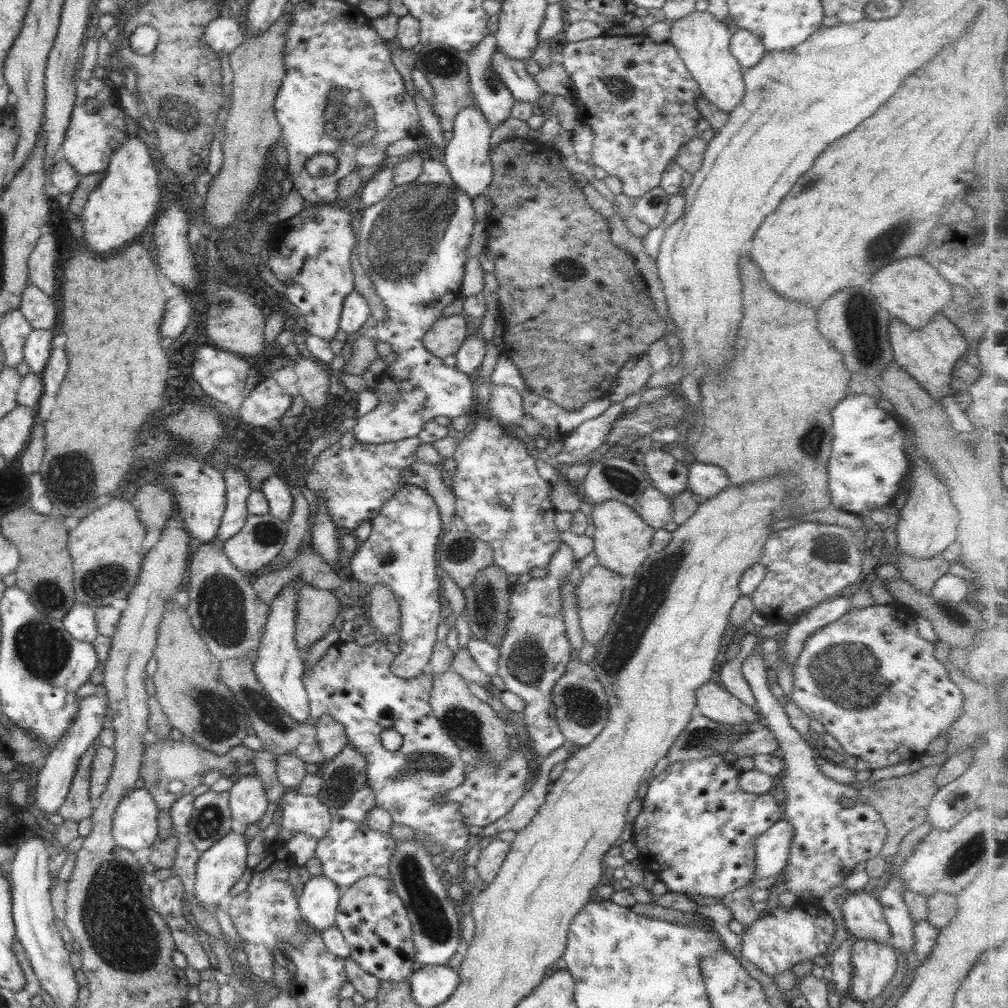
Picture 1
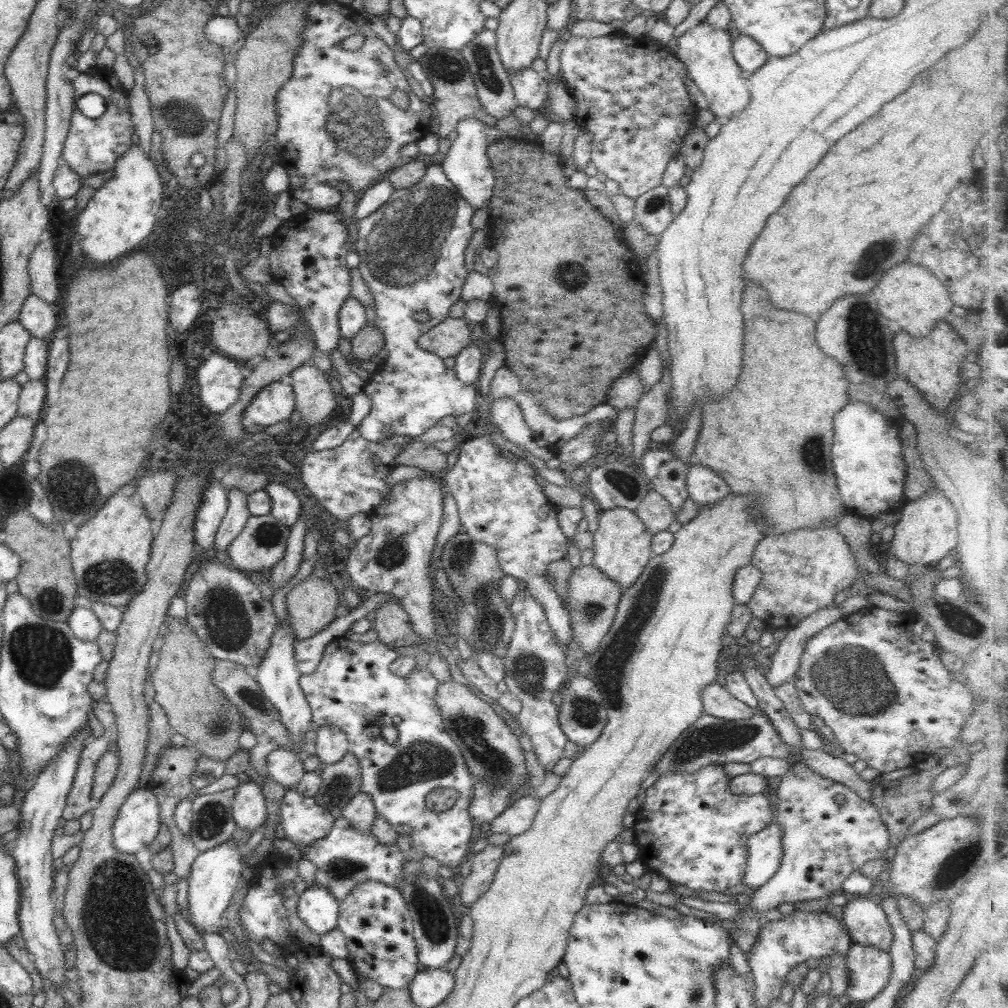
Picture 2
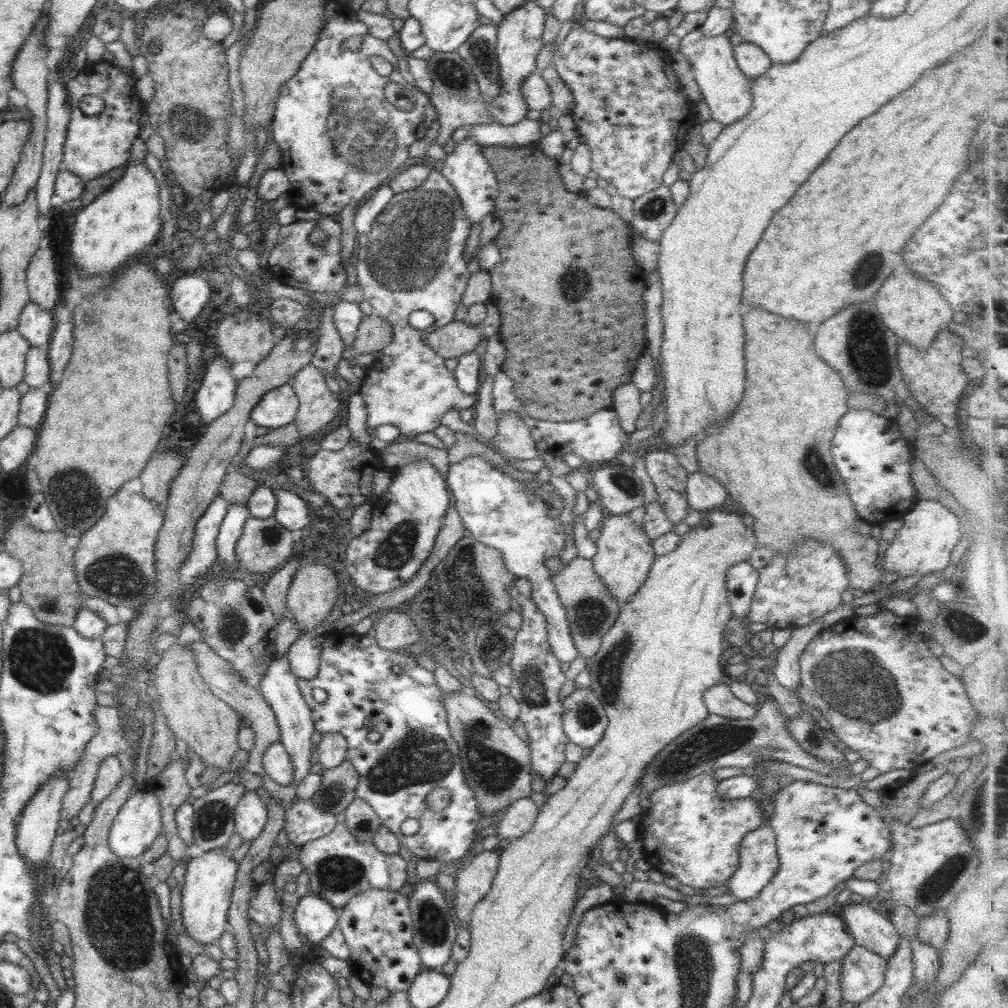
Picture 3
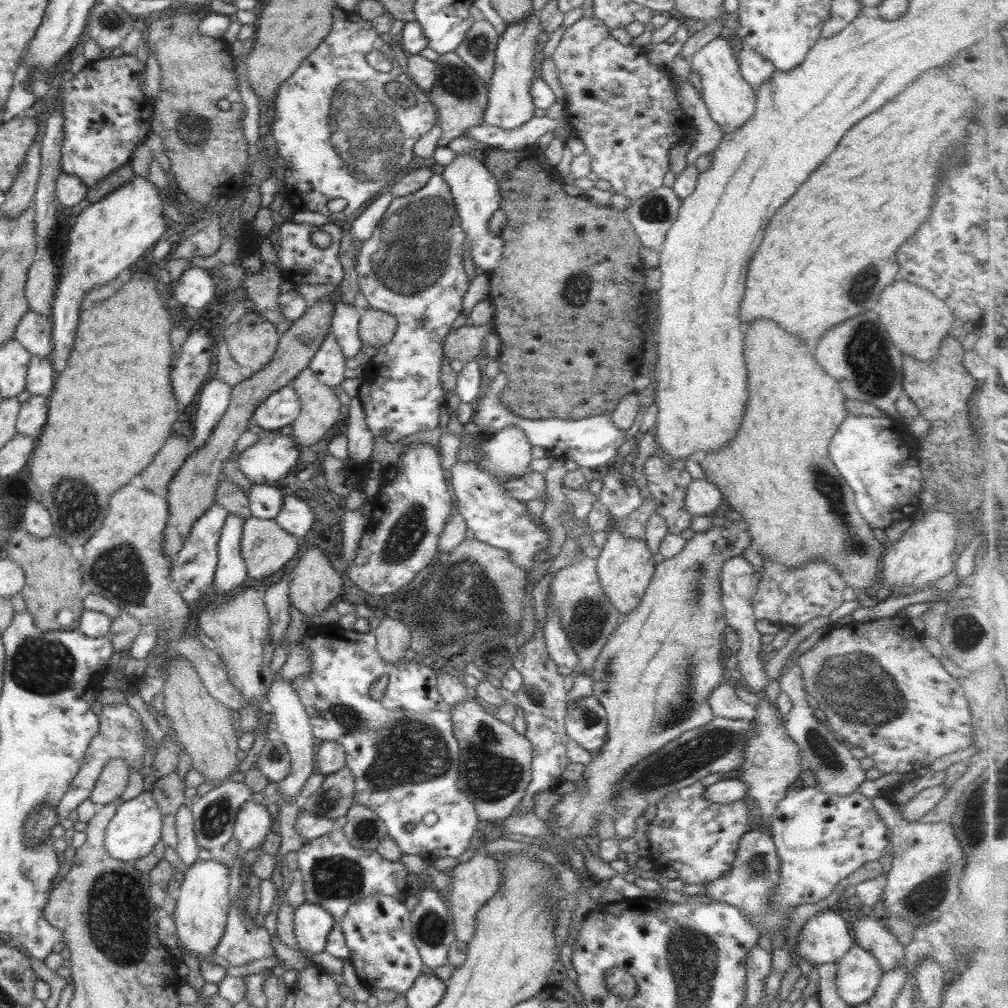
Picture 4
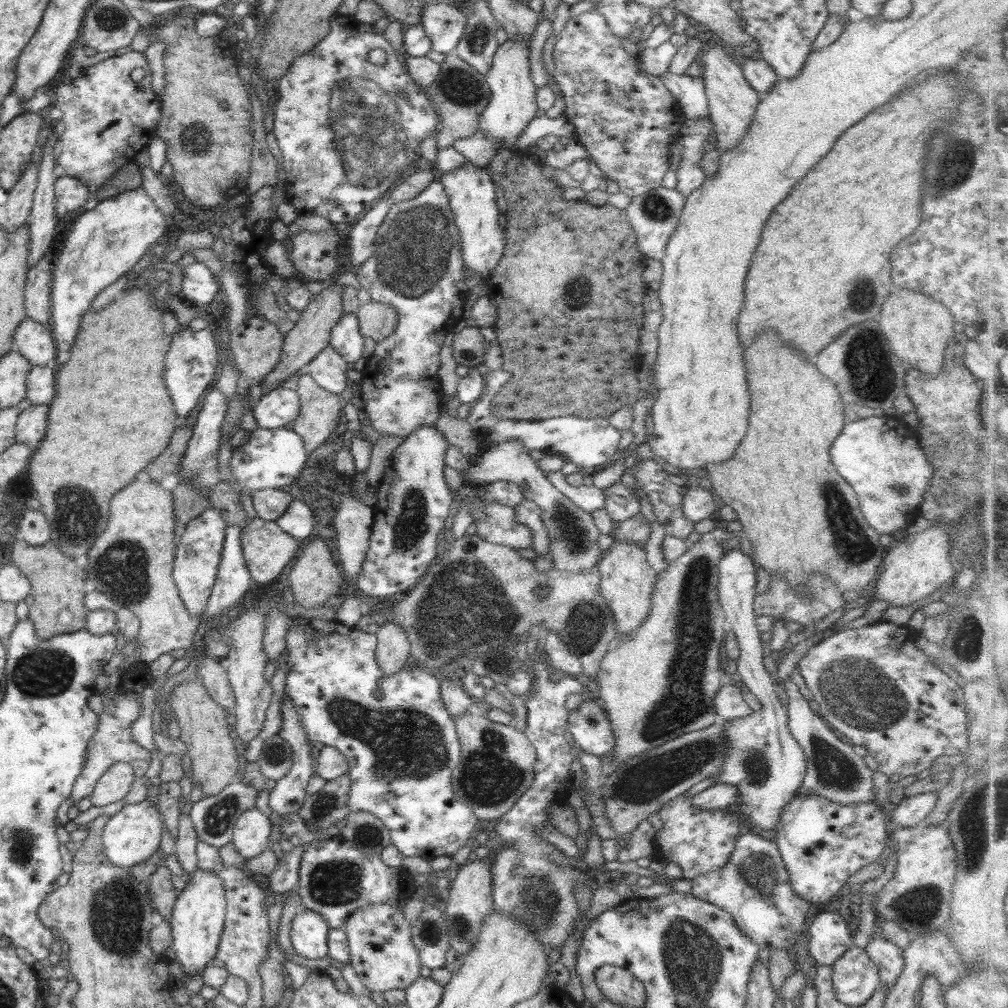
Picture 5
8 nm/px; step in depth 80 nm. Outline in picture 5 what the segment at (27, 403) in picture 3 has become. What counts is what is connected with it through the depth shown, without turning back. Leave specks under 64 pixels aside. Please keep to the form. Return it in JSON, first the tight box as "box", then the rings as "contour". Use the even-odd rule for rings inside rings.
{"box":[15,404,48,450],"contour":[[[32,404],[21,411],[15,424],[15,440],[27,444],[32,450],[37,449],[47,431],[48,408]]]}

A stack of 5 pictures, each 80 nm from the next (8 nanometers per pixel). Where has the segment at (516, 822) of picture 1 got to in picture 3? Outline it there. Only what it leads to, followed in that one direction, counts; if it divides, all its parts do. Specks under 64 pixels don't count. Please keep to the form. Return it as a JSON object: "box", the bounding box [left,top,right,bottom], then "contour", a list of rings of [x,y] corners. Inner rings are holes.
{"box":[495,797,539,840],"contour":[[[529,797],[512,801],[510,807],[495,820],[498,826],[497,834],[507,840],[526,834],[532,828],[538,813],[539,808]]]}

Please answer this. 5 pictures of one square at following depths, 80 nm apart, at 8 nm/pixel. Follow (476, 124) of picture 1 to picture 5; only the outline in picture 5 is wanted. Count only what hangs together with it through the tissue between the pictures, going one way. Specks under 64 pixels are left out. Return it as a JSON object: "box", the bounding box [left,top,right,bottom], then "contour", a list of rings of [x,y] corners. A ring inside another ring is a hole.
{"box":[440,163,506,279],"contour":[[[466,163],[455,170],[443,173],[440,182],[448,196],[455,225],[460,233],[462,262],[468,269],[480,273],[485,279],[496,270],[506,247],[505,229],[498,225],[500,212],[491,176],[488,176],[486,168],[479,167],[474,163]]]}

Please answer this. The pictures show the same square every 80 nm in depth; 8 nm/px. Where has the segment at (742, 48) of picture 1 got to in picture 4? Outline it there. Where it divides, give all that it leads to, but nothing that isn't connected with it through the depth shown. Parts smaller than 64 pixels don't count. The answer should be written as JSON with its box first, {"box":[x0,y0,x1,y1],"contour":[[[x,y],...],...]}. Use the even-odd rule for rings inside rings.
{"box":[735,47,777,88],"contour":[[[735,47],[735,55],[739,64],[740,74],[754,88],[758,88],[772,78],[777,69],[768,59],[754,50]]]}

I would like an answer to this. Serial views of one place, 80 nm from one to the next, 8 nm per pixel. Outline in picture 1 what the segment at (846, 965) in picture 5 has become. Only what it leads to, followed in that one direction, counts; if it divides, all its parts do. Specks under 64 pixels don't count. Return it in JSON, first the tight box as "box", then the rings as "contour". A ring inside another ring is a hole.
{"box":[848,938,897,1000],"contour":[[[855,938],[851,950],[852,980],[848,995],[855,1000],[875,1000],[894,978],[897,953],[889,943]]]}

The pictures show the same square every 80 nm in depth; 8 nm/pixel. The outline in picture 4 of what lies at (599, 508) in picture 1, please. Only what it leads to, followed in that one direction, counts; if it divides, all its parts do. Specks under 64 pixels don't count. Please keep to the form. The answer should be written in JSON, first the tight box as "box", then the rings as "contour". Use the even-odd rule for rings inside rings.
{"box":[597,523,655,616],"contour":[[[612,523],[608,528],[608,535],[604,547],[597,559],[597,575],[604,595],[610,604],[620,612],[620,616],[628,615],[638,608],[642,596],[646,593],[647,586],[655,571],[653,554],[650,552],[644,539],[627,538]]]}

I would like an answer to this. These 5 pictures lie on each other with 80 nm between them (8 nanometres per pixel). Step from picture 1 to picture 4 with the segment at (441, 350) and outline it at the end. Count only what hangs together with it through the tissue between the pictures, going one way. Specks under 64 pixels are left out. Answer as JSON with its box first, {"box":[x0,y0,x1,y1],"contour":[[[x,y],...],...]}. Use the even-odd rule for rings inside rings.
{"box":[443,323,494,363],"contour":[[[470,323],[452,329],[443,340],[443,353],[453,360],[460,360],[463,363],[476,361],[484,352],[482,342],[485,336],[494,331],[494,323],[474,326]]]}

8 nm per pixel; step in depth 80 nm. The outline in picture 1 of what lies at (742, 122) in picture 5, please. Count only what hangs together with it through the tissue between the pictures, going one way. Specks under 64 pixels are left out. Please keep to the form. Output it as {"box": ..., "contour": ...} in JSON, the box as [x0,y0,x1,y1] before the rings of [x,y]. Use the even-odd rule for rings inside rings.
{"box":[668,11,745,114],"contour":[[[694,11],[671,22],[671,36],[668,42],[678,51],[688,72],[698,83],[703,97],[715,104],[722,112],[730,114],[744,98],[745,86],[742,80],[743,69],[736,57],[730,52],[731,32],[727,25],[719,21],[711,12]]]}

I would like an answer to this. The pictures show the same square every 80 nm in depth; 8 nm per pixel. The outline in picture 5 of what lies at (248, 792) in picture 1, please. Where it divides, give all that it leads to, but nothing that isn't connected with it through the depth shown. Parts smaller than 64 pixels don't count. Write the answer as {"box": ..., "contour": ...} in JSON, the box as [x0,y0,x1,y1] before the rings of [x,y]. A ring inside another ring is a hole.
{"box":[233,807,271,860],"contour":[[[256,807],[246,809],[235,822],[233,828],[233,845],[246,860],[258,856],[269,848],[271,822]]]}

